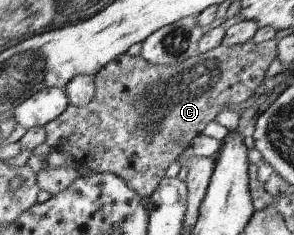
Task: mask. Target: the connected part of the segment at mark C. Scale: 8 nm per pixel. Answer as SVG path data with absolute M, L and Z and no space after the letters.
M272 27L258 28L248 43L232 47L220 44L190 59L190 69L184 70L178 64L159 66L150 63L143 55L124 54L95 76L97 95L90 105L83 108L71 104L64 114L49 123L46 143L62 155L74 156L82 166L92 167L95 172L112 172L124 177L130 187L149 200L165 181L166 172L178 155L190 147L190 141L202 134L218 113L230 110L231 105L245 102L254 95L277 58L277 44L273 39L276 32Z

